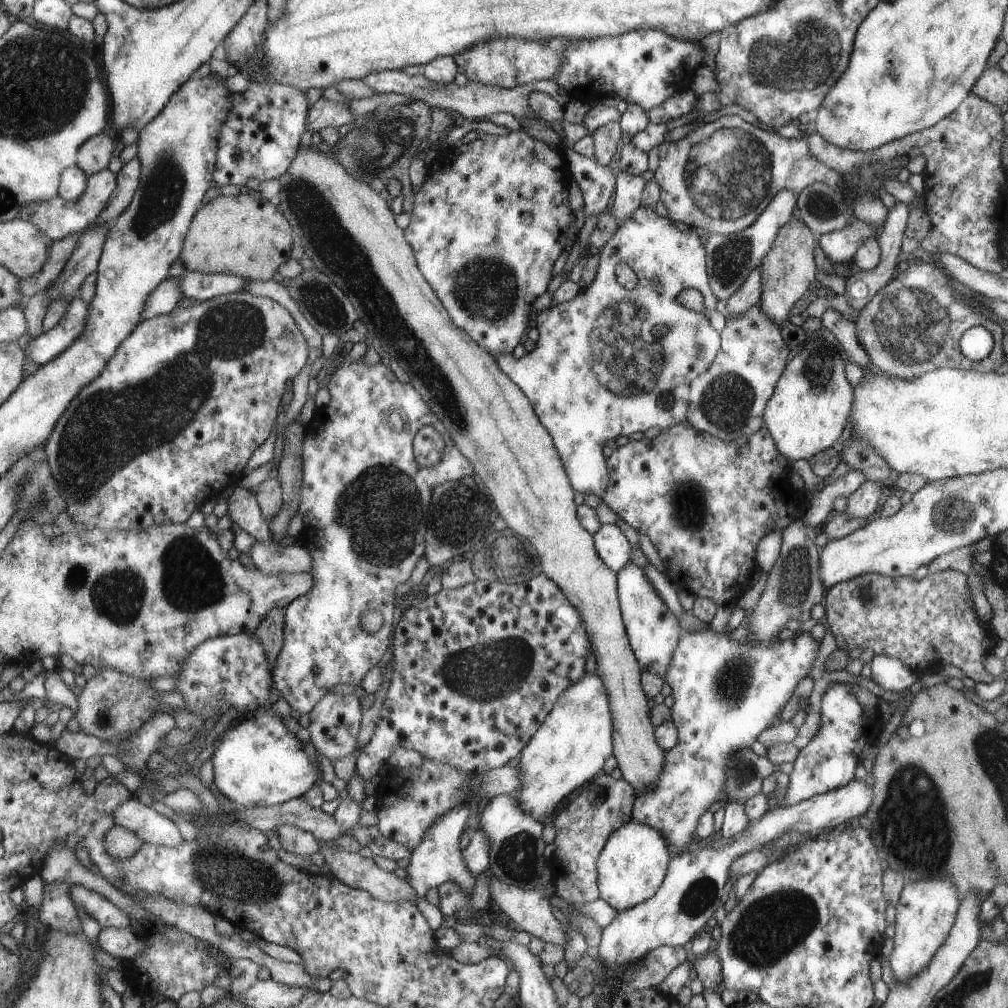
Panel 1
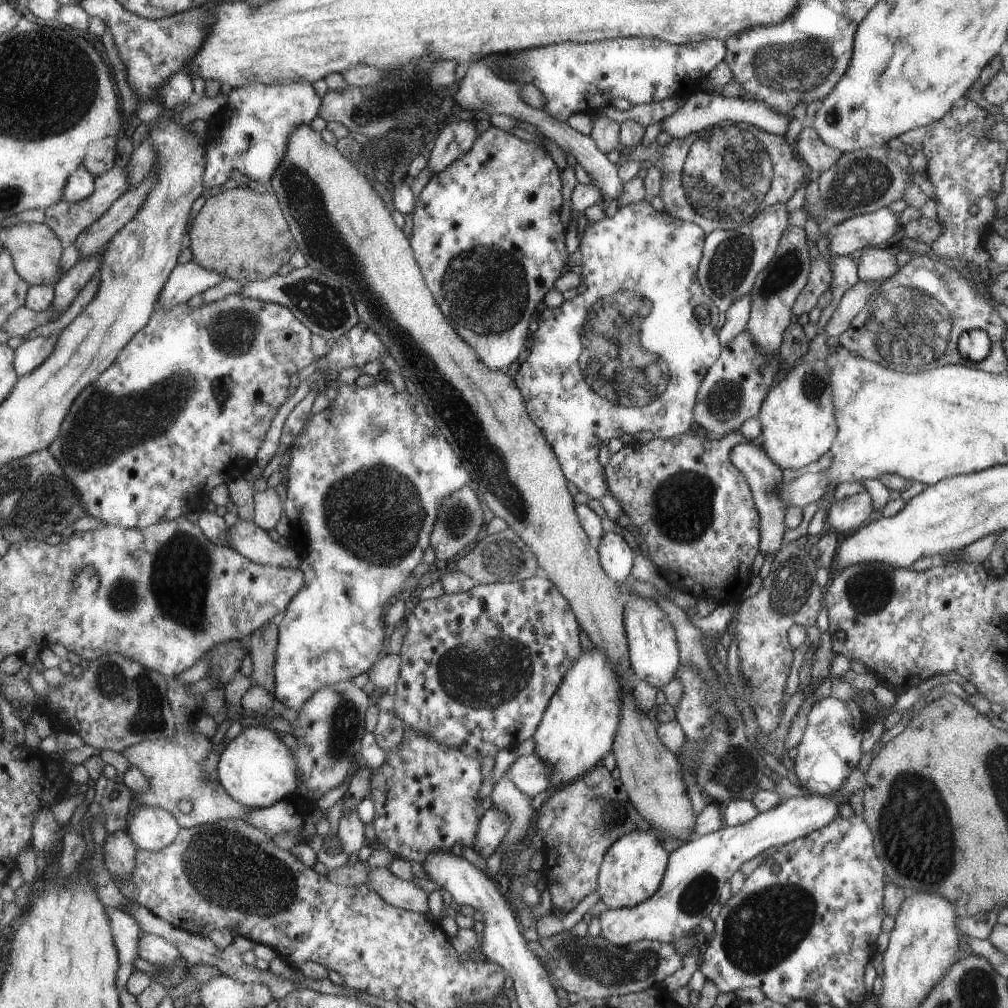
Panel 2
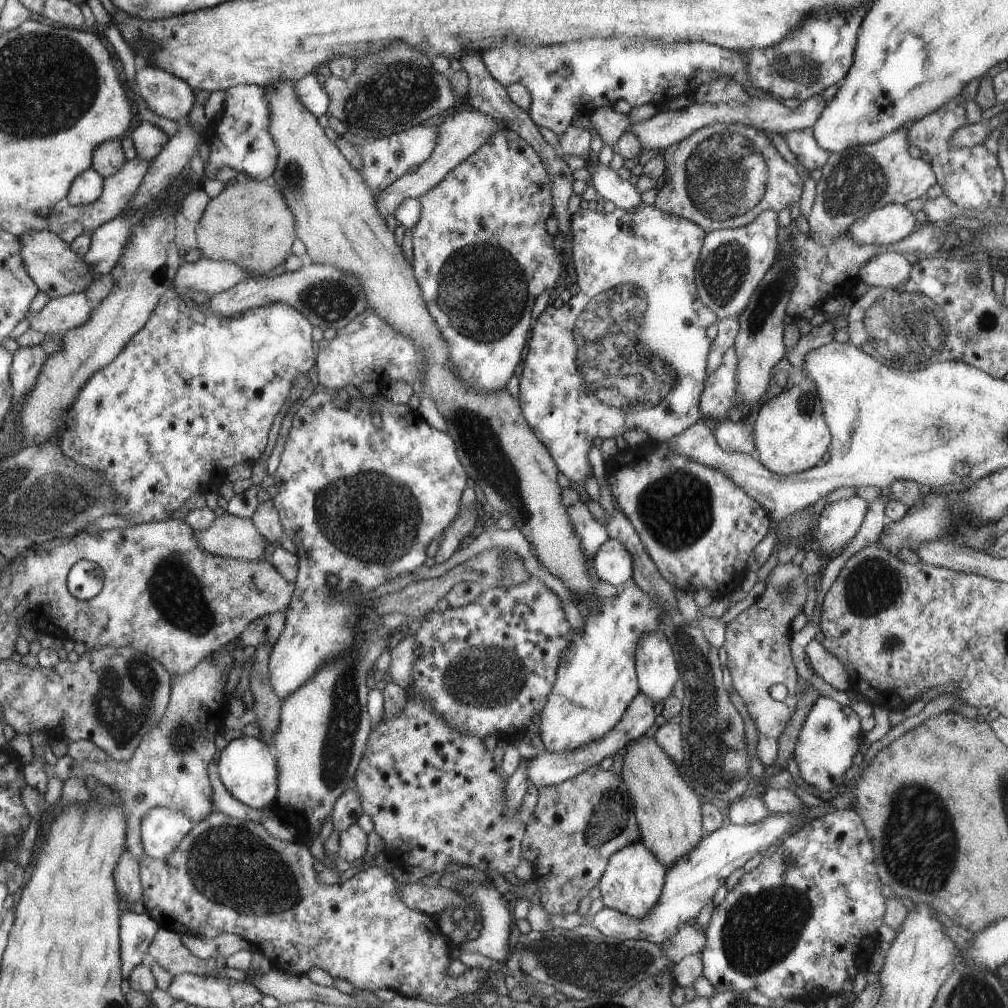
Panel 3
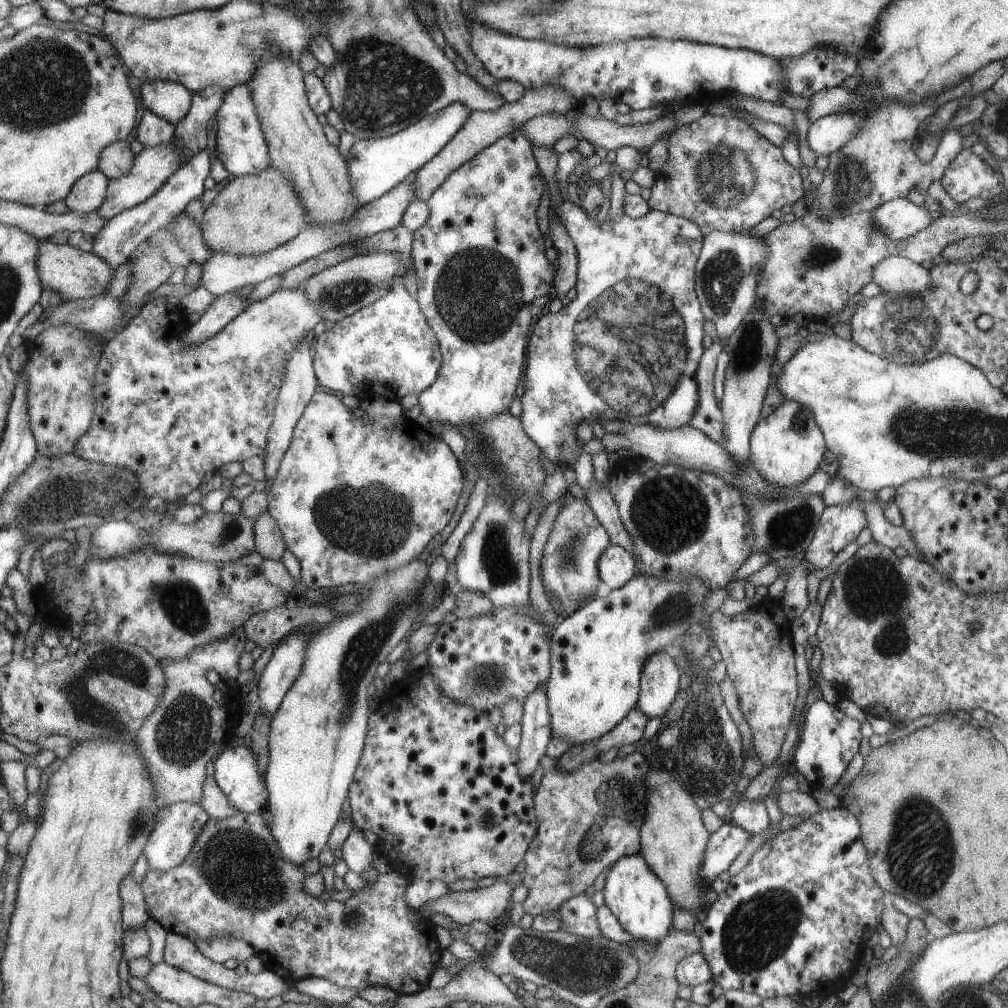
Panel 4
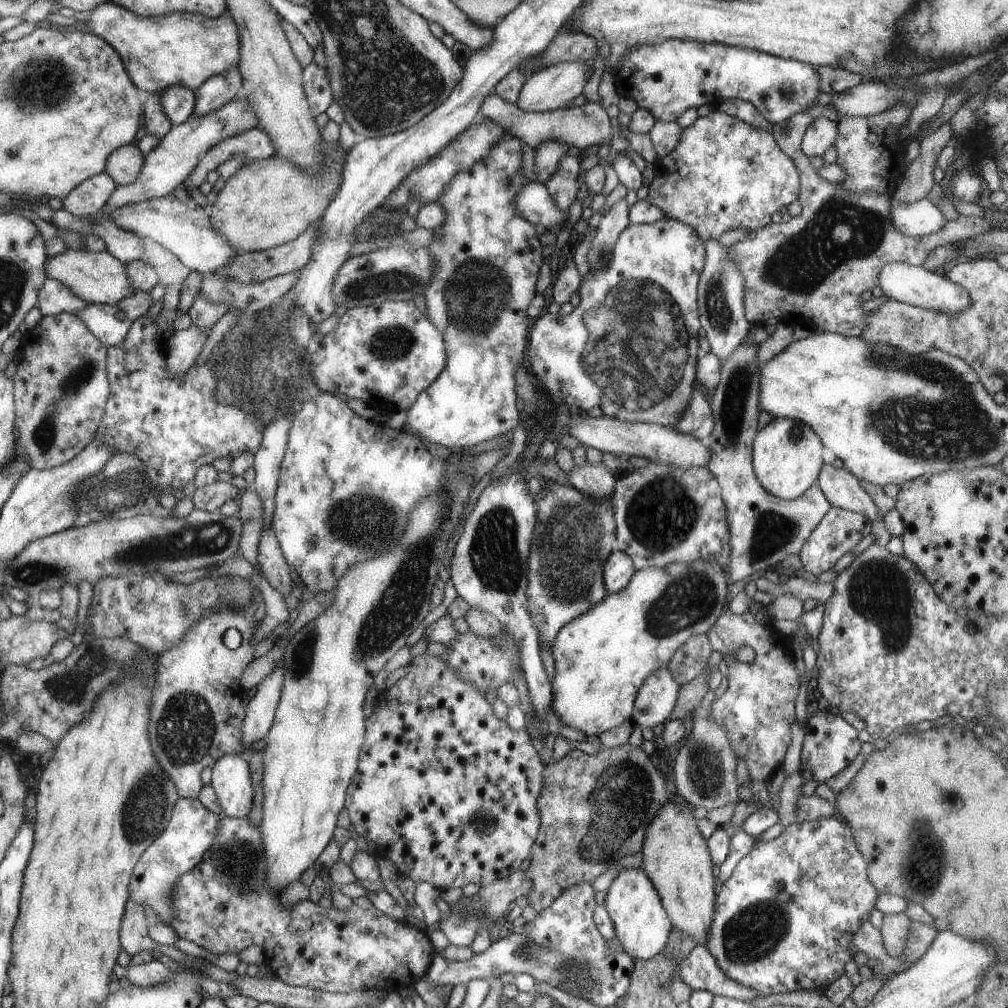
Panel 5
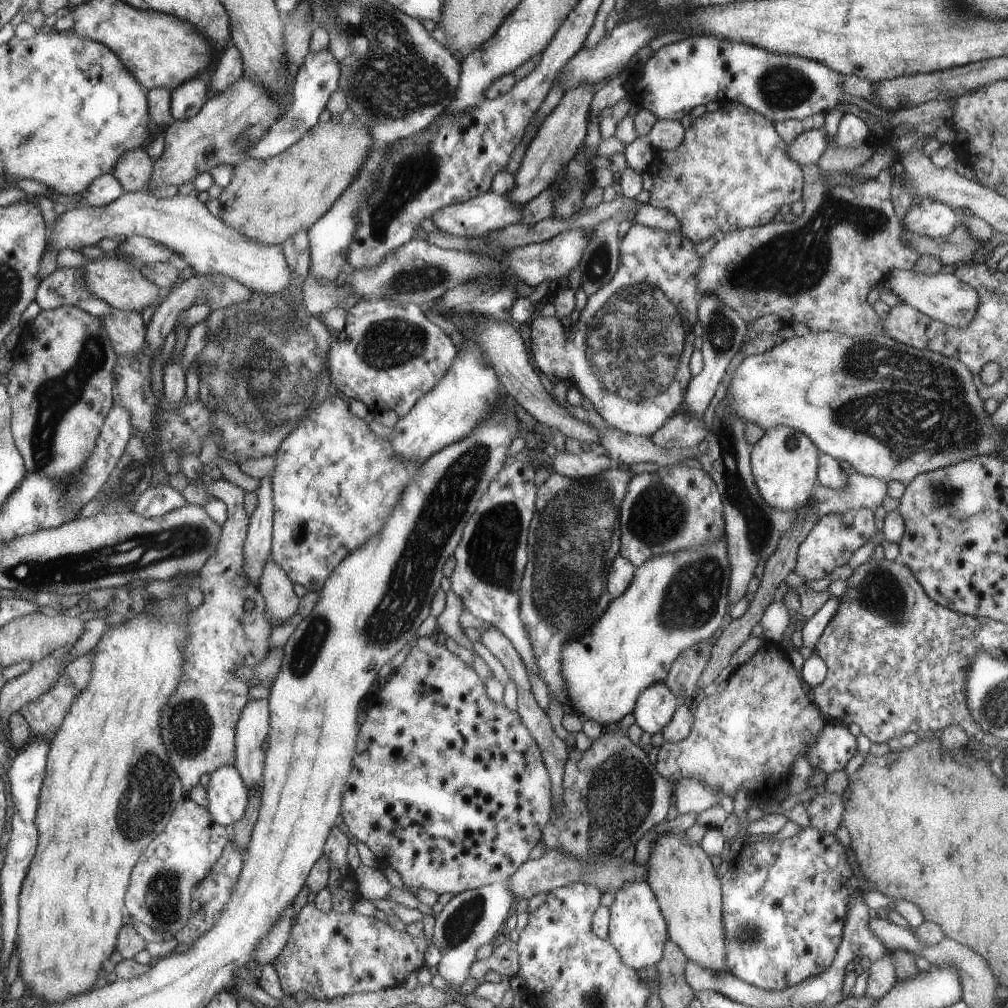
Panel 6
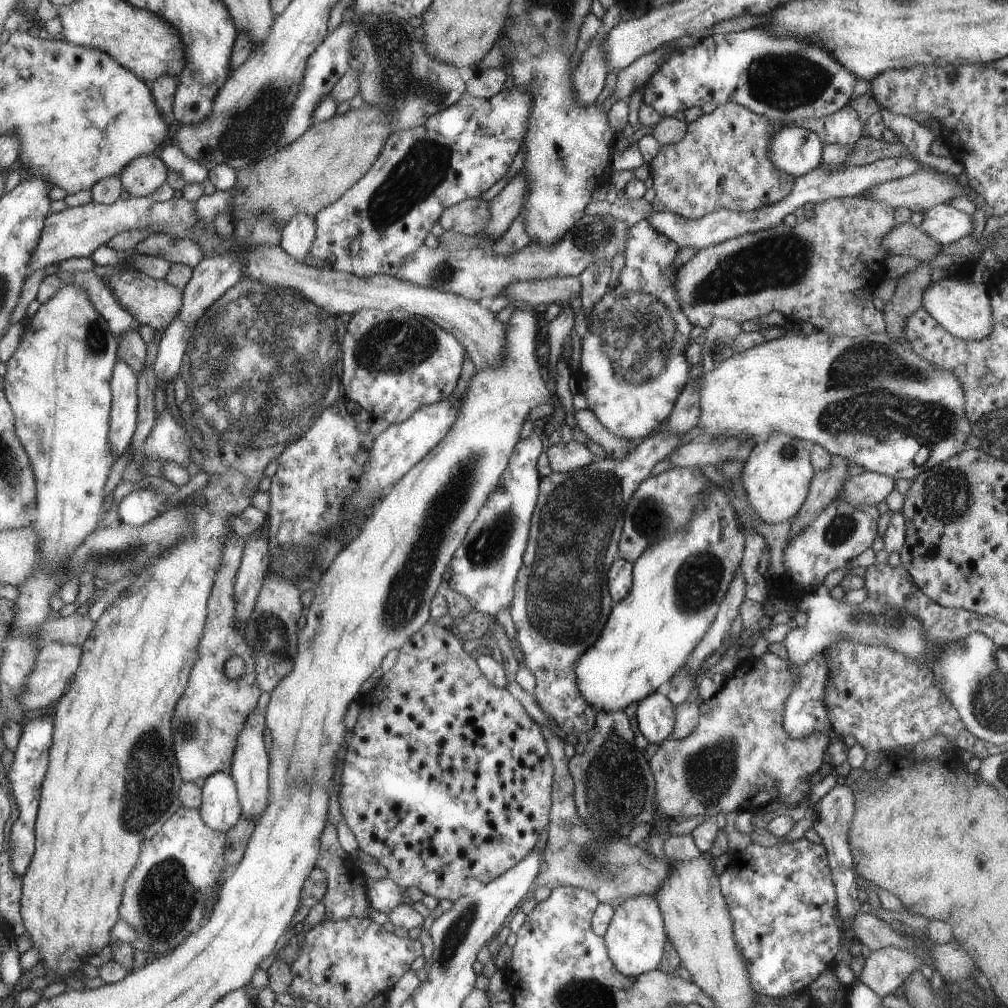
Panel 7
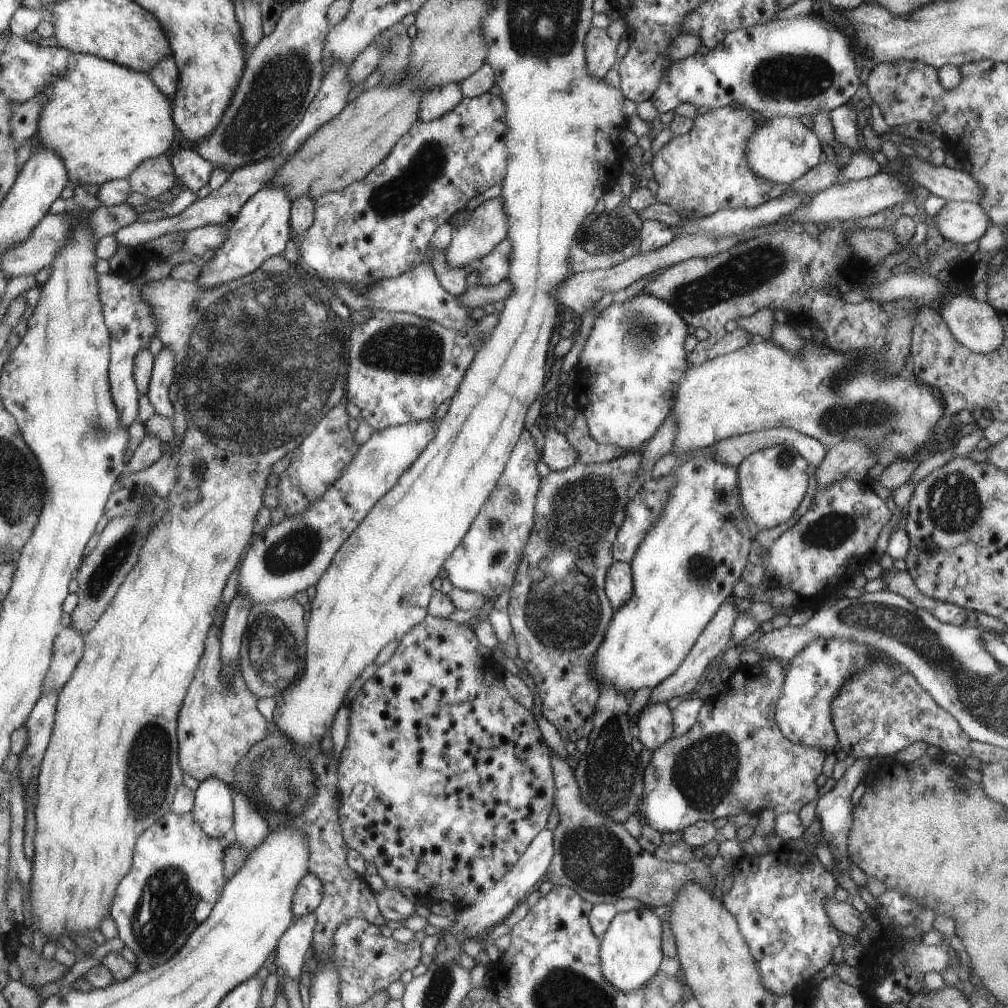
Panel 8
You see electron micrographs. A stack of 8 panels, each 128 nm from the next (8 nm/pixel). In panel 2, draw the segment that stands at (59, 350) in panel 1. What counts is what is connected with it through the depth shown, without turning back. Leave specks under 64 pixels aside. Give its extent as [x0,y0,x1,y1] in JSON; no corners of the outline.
[16,332,61,378]

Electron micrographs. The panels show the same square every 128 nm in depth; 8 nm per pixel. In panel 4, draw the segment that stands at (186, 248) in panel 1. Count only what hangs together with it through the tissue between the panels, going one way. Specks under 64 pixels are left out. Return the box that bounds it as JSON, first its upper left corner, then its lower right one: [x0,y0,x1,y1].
[198,166,304,257]

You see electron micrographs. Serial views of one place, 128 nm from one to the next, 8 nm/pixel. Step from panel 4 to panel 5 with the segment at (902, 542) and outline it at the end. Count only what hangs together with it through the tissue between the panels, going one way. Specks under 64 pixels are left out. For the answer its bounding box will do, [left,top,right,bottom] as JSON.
[817,464,891,546]

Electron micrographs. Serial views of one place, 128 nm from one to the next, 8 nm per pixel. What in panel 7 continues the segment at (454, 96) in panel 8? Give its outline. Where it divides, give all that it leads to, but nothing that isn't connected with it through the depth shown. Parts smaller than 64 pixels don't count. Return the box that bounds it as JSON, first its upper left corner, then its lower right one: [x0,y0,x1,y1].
[341,3,463,133]

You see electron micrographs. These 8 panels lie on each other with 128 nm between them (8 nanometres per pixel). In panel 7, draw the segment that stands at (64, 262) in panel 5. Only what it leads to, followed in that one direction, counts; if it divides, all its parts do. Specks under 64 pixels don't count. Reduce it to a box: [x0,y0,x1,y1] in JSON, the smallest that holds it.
[105,269,183,335]

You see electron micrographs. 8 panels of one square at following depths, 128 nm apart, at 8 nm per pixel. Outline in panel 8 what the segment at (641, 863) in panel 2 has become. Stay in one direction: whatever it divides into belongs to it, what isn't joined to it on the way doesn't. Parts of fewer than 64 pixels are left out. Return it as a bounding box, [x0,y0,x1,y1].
[600,908,661,992]

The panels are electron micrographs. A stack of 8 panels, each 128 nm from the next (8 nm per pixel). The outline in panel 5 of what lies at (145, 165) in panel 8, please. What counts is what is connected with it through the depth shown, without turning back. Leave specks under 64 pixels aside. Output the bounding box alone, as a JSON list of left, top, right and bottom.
[106,144,144,185]

